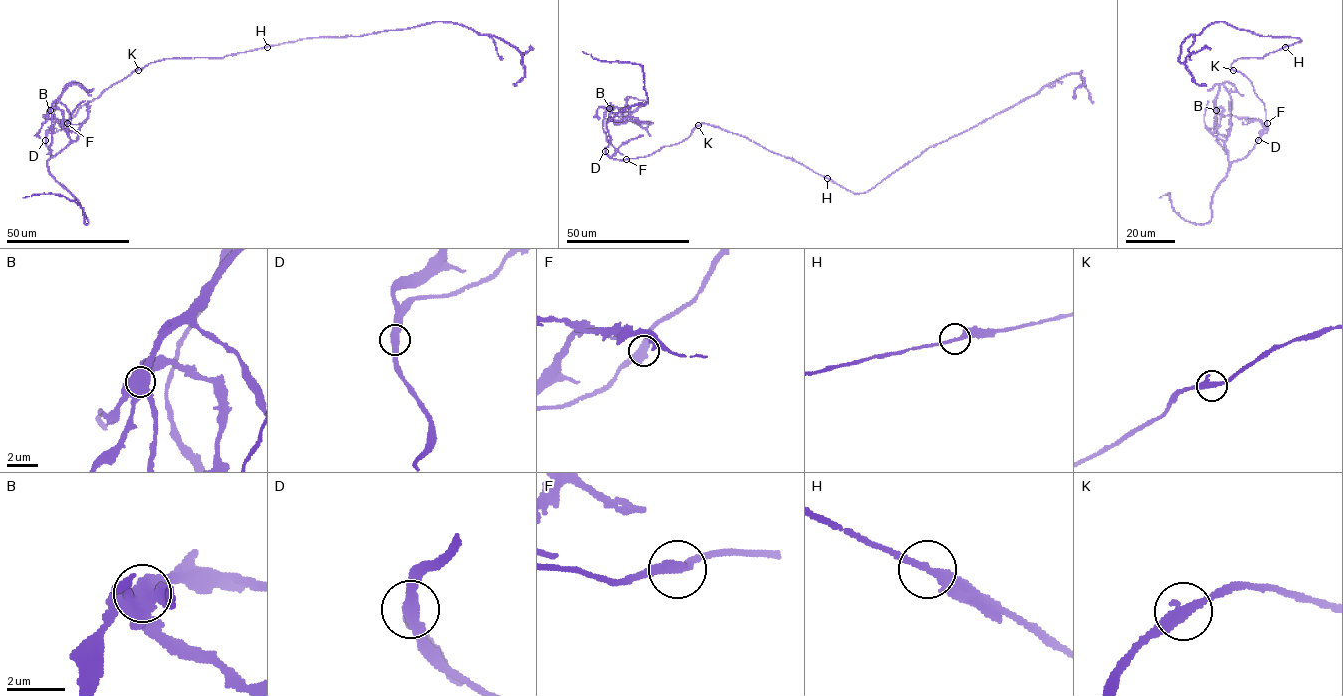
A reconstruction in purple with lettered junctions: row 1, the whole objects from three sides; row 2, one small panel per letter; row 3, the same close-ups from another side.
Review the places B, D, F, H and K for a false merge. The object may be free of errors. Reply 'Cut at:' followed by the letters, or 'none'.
Cut at: B

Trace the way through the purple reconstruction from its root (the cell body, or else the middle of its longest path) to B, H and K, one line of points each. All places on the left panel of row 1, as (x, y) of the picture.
B: (201, 58), (168, 58), (148, 63), (83, 105), (61, 129), (47, 134), (56, 120), (43, 116), (50, 110)
H: (201, 58), (222, 58), (267, 46)
K: (201, 58), (164, 59), (138, 70)

